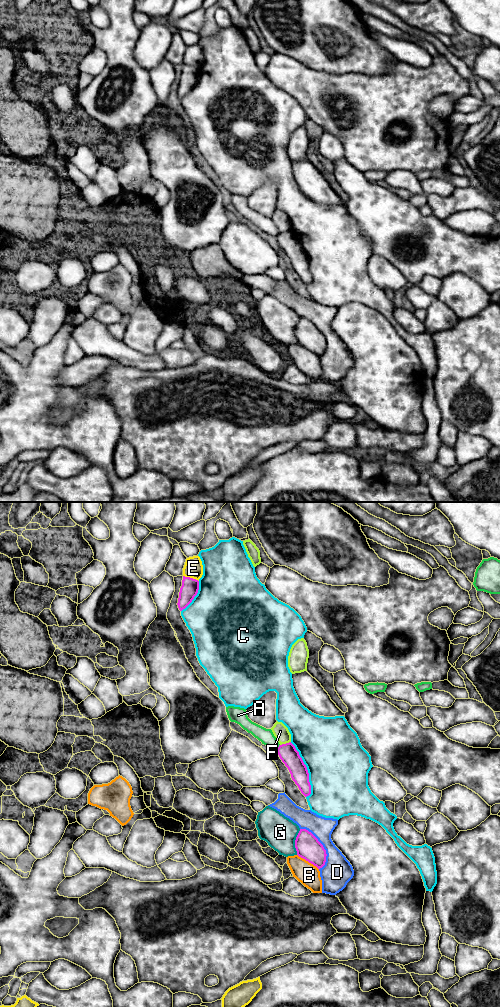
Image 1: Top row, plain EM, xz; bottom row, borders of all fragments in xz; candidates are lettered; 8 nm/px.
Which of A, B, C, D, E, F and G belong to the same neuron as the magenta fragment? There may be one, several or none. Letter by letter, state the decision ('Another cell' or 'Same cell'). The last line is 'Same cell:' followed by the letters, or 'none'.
A: Another cell
B: Same cell
C: Another cell
D: Another cell
E: Another cell
F: Another cell
G: Another cell
Same cell: B

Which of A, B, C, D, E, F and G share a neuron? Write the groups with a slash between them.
A / B / C / D / E / F / G

